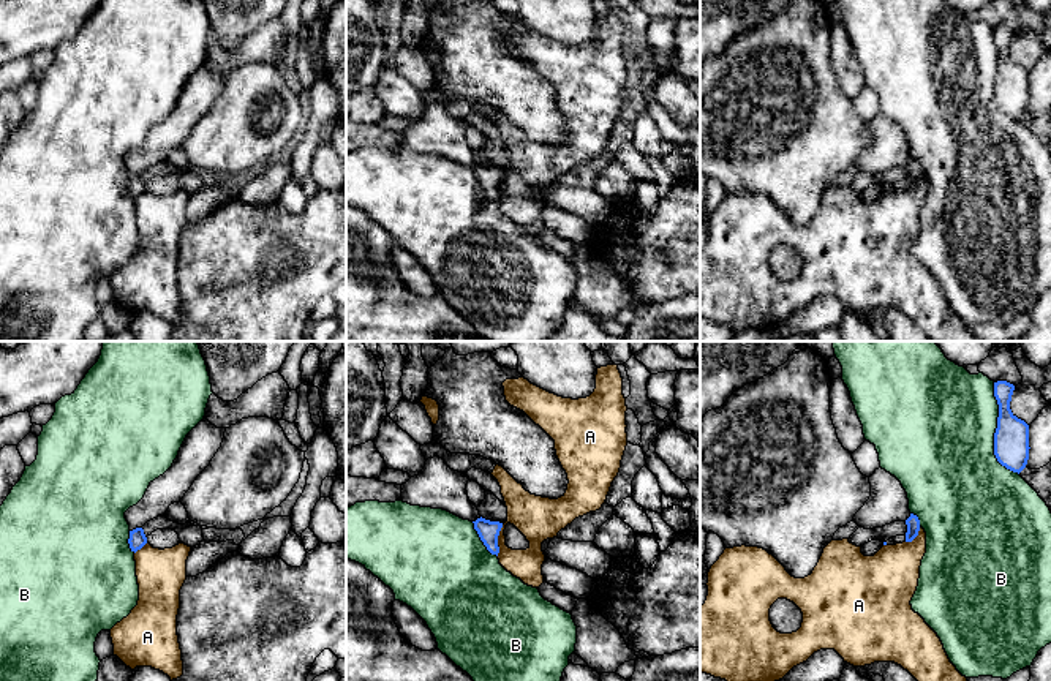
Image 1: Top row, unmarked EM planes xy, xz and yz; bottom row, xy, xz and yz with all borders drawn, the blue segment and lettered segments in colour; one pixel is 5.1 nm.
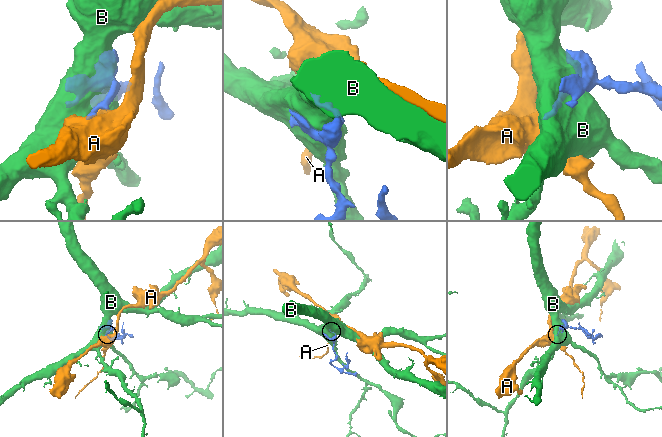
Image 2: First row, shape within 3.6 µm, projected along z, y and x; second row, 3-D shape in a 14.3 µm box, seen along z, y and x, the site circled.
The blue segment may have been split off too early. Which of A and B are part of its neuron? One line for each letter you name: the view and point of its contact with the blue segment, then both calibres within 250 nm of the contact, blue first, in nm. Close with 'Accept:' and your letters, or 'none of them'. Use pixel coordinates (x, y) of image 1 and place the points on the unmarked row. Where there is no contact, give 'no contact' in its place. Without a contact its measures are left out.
Accept: none of them

